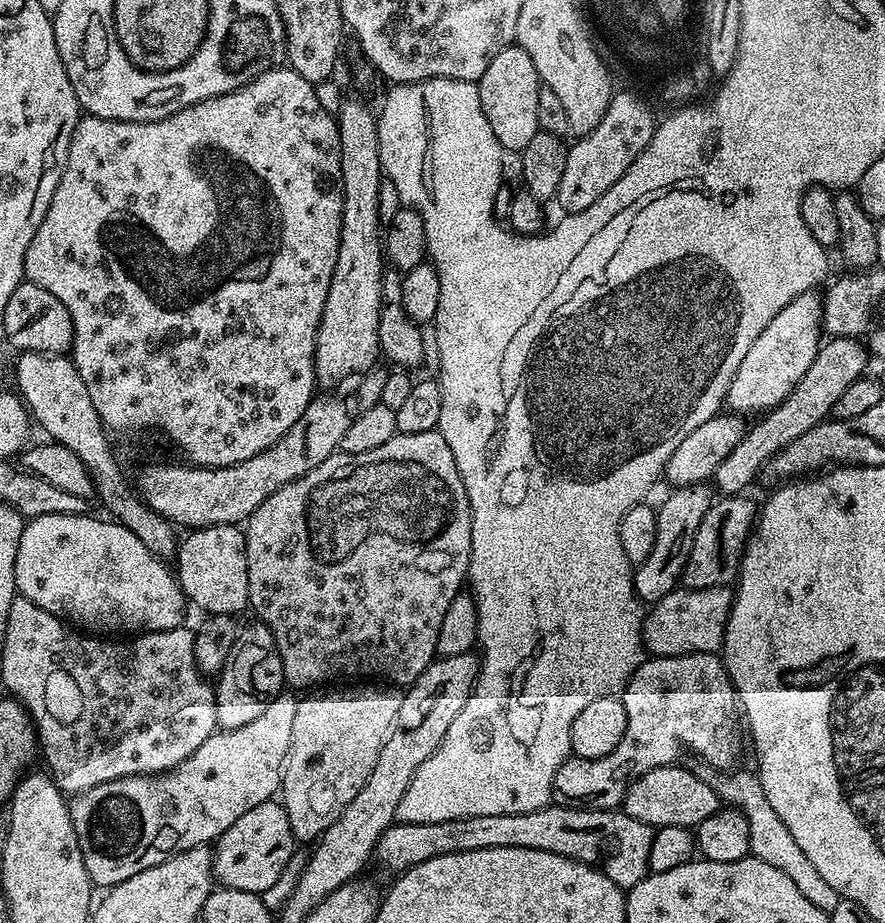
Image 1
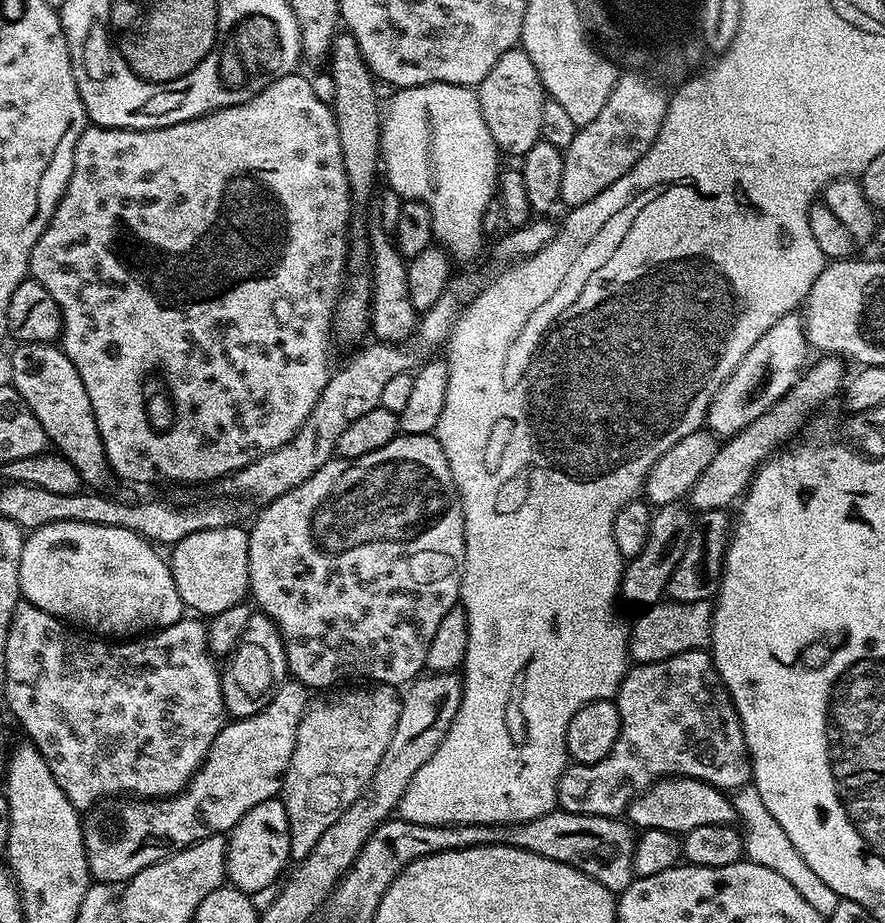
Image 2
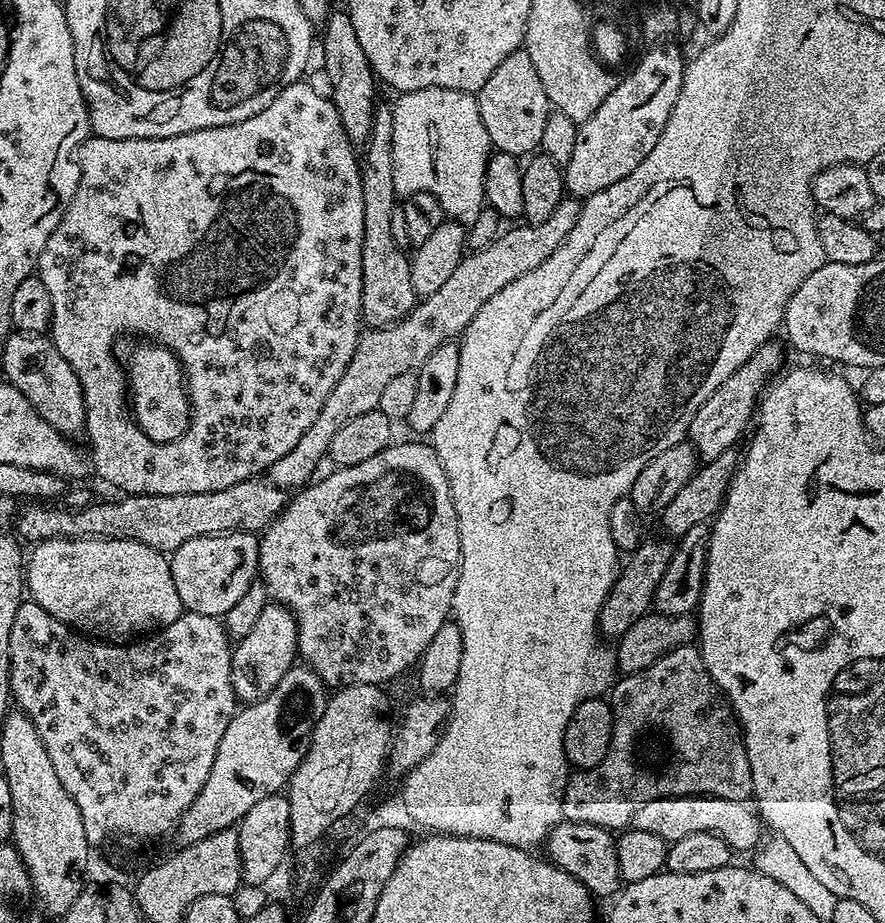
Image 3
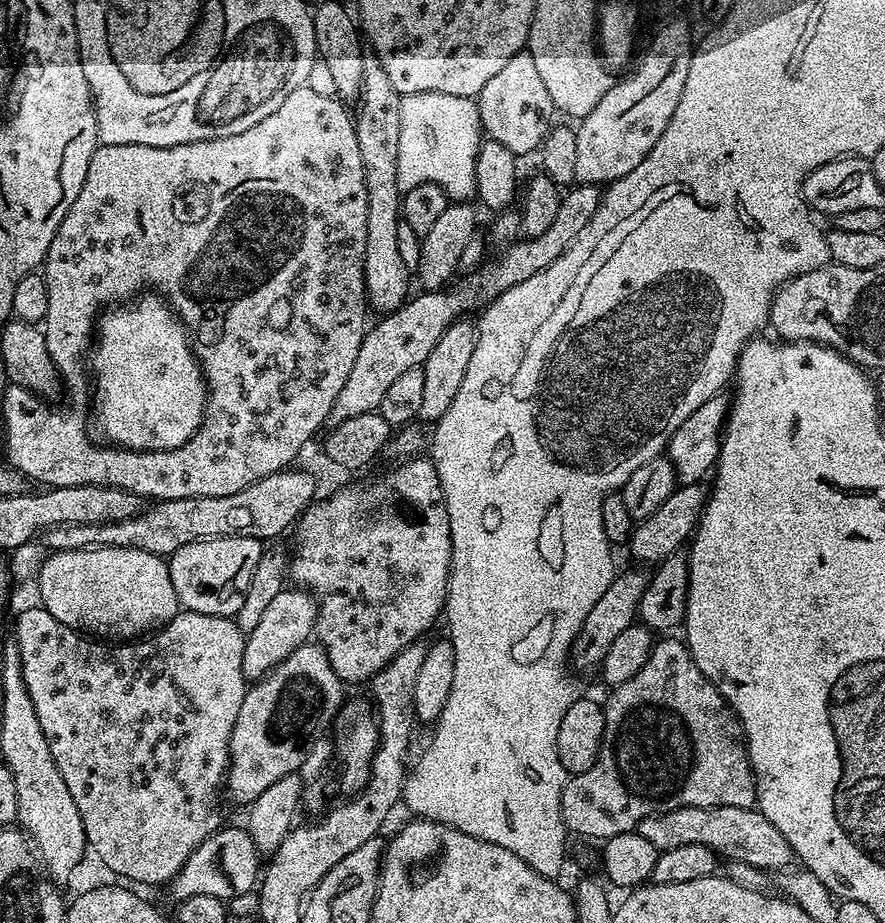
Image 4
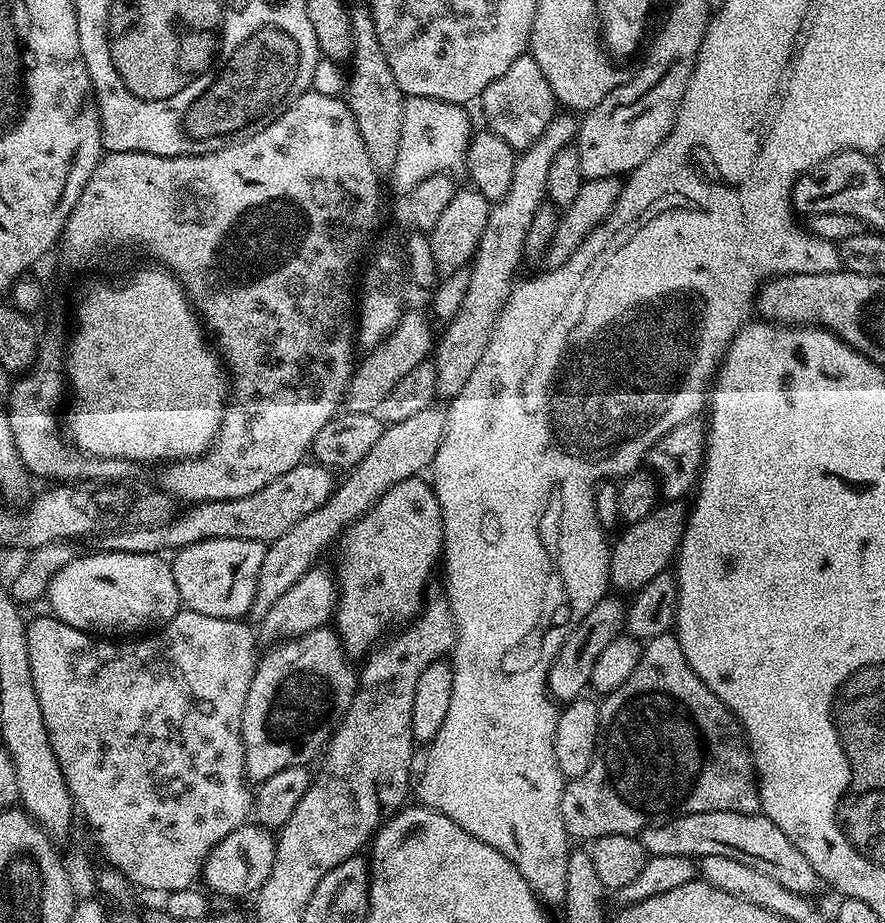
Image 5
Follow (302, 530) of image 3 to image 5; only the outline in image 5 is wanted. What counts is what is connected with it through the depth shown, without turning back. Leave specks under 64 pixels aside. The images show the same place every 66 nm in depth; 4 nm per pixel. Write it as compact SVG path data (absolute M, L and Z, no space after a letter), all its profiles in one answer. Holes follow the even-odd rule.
M424 478L398 482L343 532L339 548L340 561L334 567L338 581L334 631L349 658L363 657L397 626L417 619L426 603L424 587L432 567L441 563L444 550L444 523L436 489Z

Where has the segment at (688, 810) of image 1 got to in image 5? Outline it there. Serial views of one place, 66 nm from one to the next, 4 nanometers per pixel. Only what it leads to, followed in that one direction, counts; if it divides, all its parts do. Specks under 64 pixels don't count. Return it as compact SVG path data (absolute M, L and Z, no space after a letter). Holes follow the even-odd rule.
M707 812L706 814L686 814L678 816L667 824L651 824L645 832L639 833L649 856L721 856L734 858L734 862L746 862L746 866L754 866L761 874L767 874L782 882L786 890L794 890L800 896L808 896L815 890L821 878L806 862L806 854L774 826L774 822L763 814L747 816L737 812Z

